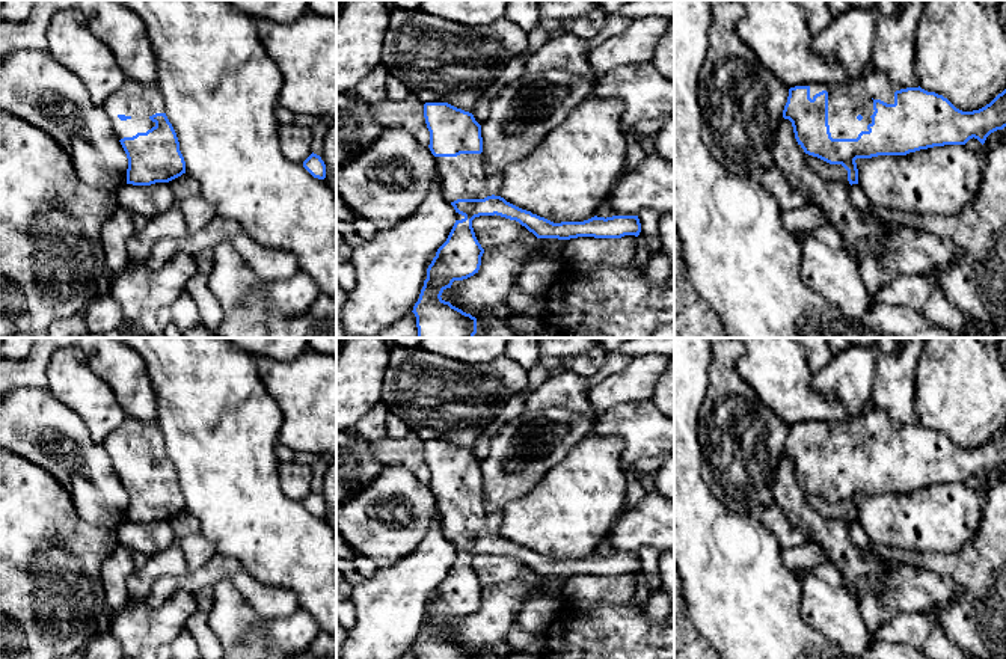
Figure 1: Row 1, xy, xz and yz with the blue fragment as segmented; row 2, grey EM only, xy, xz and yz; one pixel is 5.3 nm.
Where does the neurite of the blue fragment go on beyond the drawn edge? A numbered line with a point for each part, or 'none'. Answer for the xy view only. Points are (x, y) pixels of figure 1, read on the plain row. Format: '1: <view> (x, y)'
1: xy (139, 439)

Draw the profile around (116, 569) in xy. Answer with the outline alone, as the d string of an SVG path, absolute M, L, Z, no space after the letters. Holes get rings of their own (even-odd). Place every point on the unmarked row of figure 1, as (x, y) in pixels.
M118 543L103 562L101 579L109 612L119 611L128 602L127 584L134 572L133 553L133 549Z

